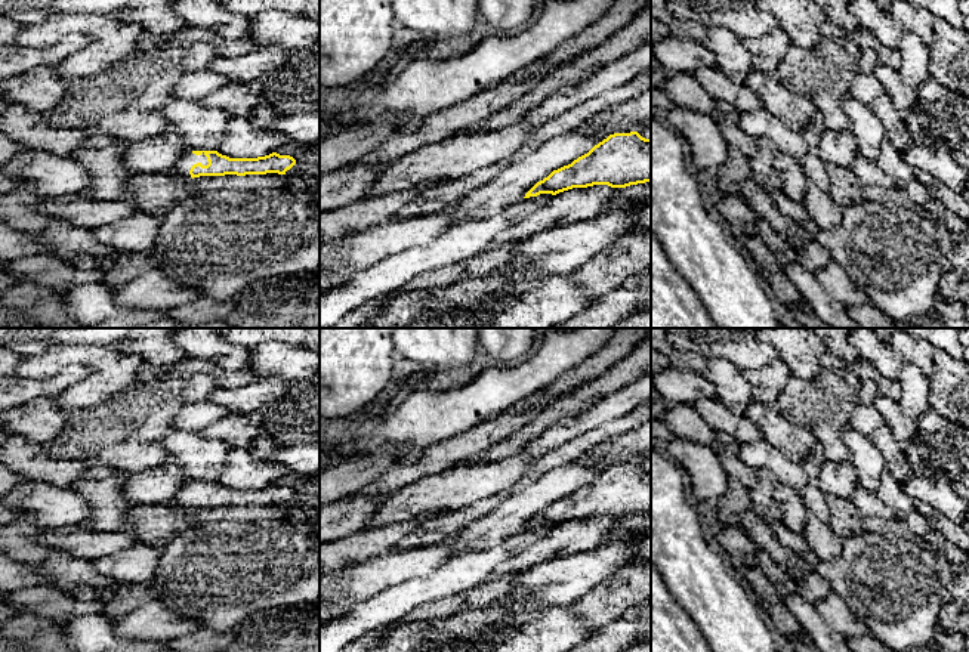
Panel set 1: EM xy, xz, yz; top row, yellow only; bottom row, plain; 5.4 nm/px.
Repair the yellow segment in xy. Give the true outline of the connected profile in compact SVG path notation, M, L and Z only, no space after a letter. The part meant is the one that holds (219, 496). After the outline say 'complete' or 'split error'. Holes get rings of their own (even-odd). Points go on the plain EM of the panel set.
M185 482L169 503L186 510L225 506L286 506L294 495L293 488L277 483L257 489L229 489L217 482Z; split error

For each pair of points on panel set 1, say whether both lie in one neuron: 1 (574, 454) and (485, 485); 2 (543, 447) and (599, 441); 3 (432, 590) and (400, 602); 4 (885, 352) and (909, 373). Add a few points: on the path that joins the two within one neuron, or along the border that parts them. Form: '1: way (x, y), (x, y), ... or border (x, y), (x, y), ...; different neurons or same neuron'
1: border (536, 459), (509, 487), (496, 493); different neurons
2: border (592, 429), (536, 459); different neurons
3: way (425, 590), (407, 596); same neuron
4: border (906, 362), (895, 377); different neurons

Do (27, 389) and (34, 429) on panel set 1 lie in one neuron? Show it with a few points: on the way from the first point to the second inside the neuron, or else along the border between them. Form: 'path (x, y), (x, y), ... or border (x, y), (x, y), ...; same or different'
border (55, 394), (33, 398), (15, 408); different

